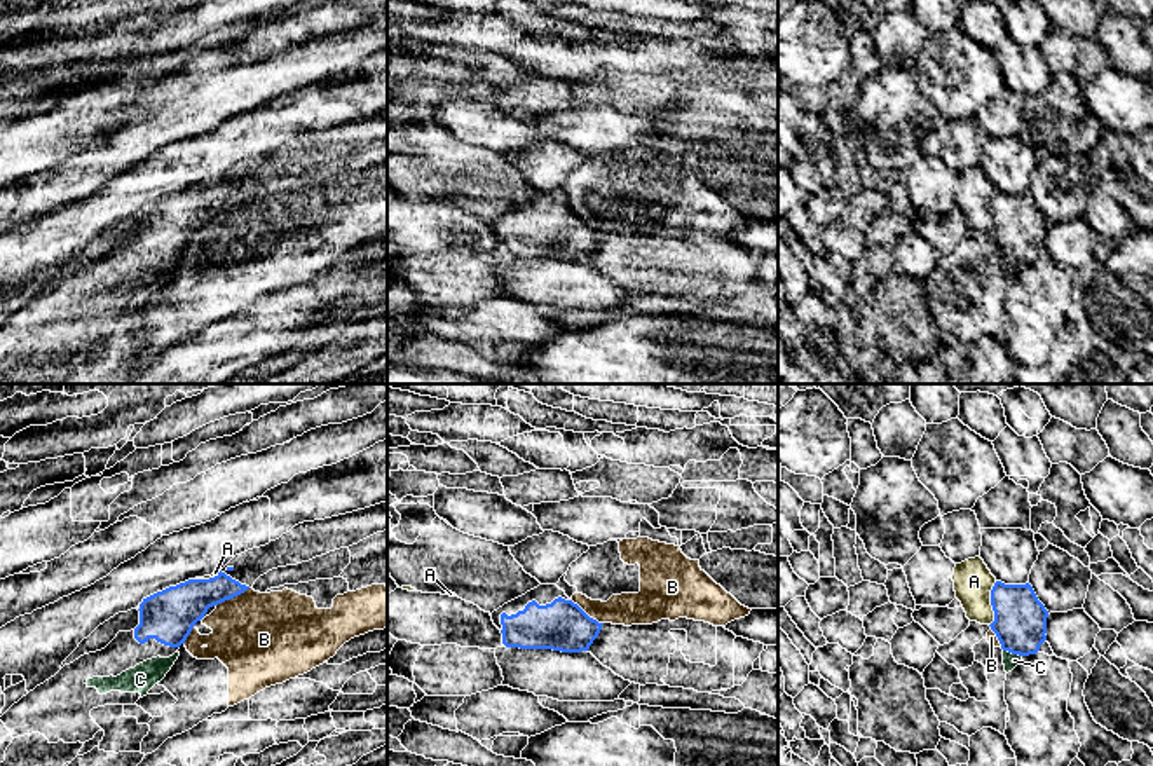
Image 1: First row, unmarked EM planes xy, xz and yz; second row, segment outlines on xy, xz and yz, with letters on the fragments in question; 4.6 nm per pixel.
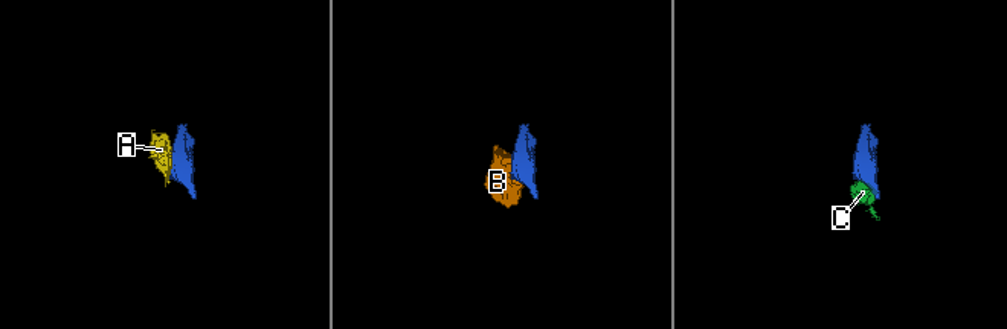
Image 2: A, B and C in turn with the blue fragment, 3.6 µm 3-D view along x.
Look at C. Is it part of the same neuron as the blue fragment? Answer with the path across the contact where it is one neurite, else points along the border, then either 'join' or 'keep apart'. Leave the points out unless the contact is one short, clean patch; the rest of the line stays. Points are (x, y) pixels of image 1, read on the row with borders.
across yz (1019, 623), (1019, 637), (1012, 653), (1010, 662) | join

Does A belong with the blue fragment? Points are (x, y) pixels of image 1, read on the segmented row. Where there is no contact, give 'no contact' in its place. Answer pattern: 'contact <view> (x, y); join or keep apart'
contact yz (991, 604); keep apart

